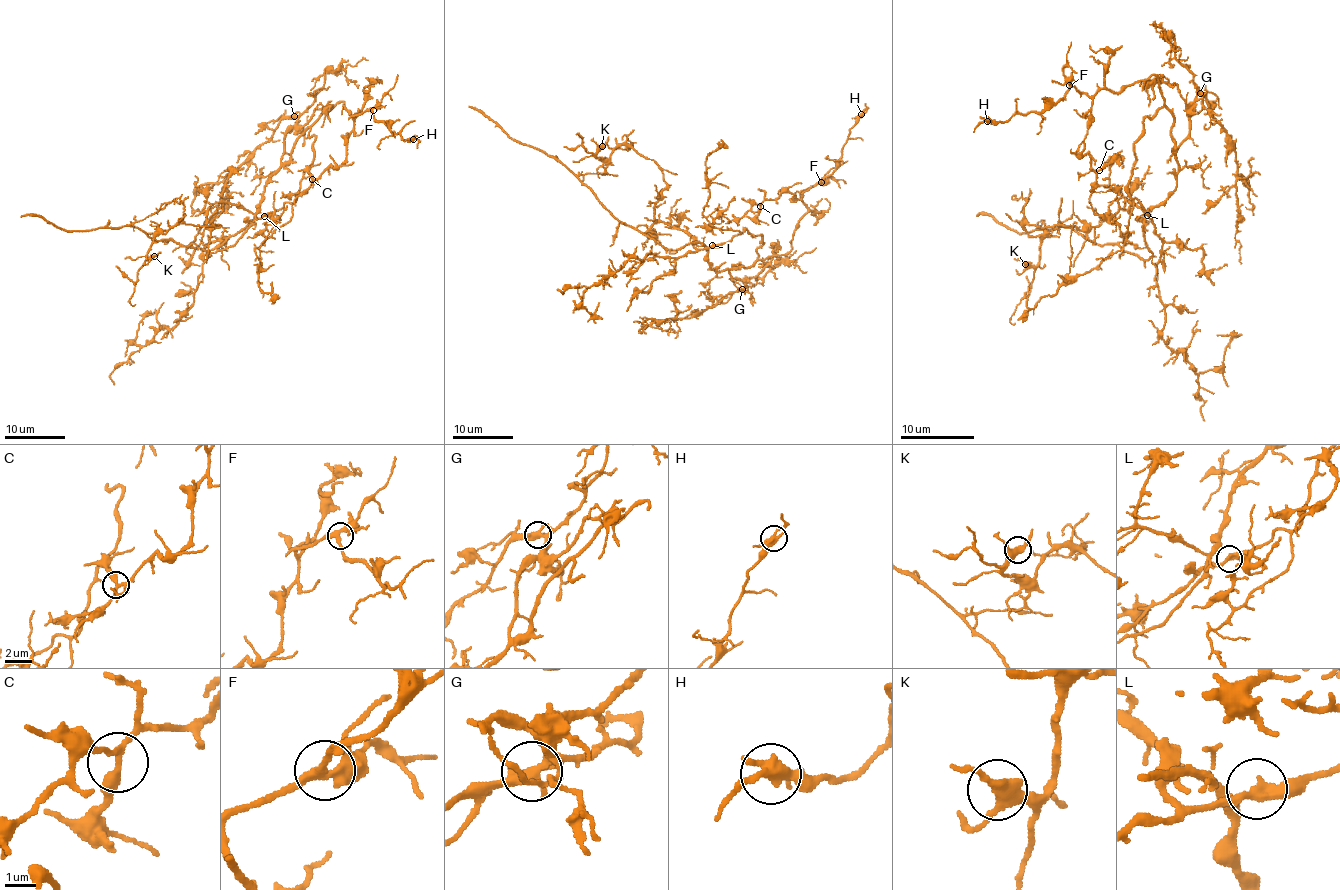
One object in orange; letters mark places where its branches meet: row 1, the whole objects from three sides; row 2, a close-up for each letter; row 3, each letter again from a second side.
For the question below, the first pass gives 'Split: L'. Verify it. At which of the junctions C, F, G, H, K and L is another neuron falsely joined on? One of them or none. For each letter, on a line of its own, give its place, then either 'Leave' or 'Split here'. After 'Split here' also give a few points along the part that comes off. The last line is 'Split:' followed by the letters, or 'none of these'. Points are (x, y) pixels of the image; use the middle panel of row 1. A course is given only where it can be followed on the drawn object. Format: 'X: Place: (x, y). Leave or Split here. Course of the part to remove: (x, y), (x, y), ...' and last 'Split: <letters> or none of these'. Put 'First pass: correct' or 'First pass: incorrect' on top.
First pass: incorrect
C: Place: (760, 206). Leave
F: Place: (821, 182). Leave
G: Place: (742, 289). Leave
H: Place: (861, 114). Leave
K: Place: (602, 146). Leave
L: Place: (712, 245). Leave
Split: none of these

